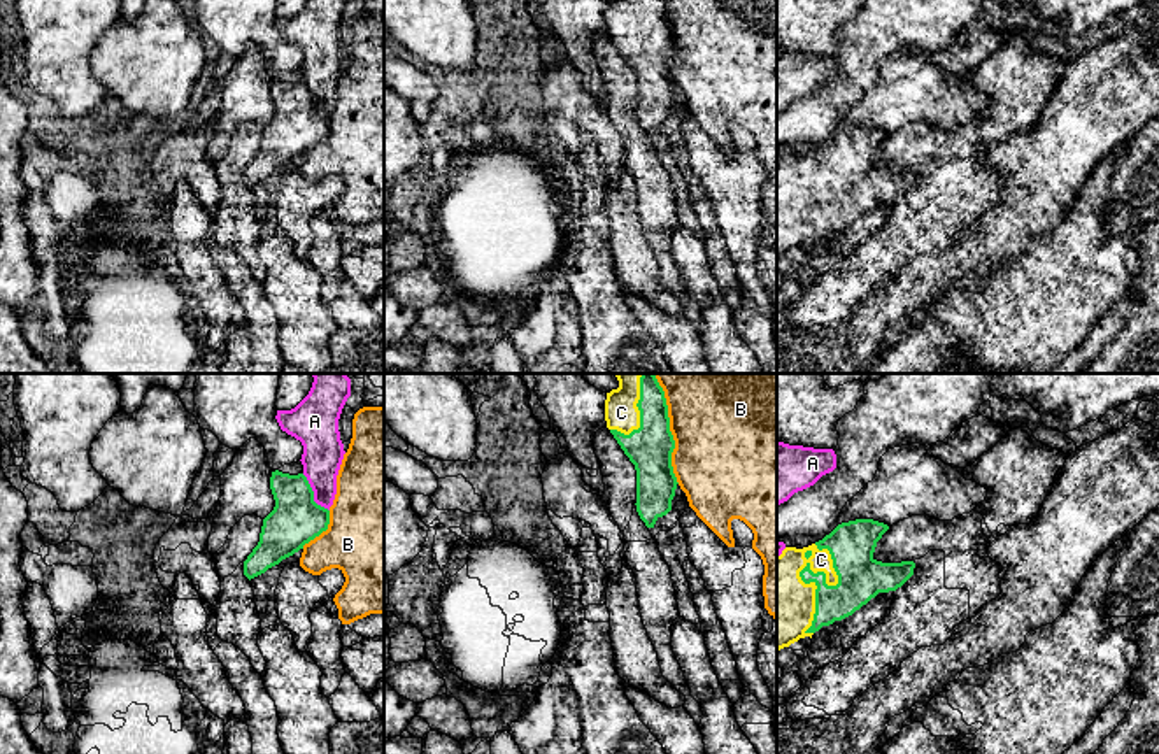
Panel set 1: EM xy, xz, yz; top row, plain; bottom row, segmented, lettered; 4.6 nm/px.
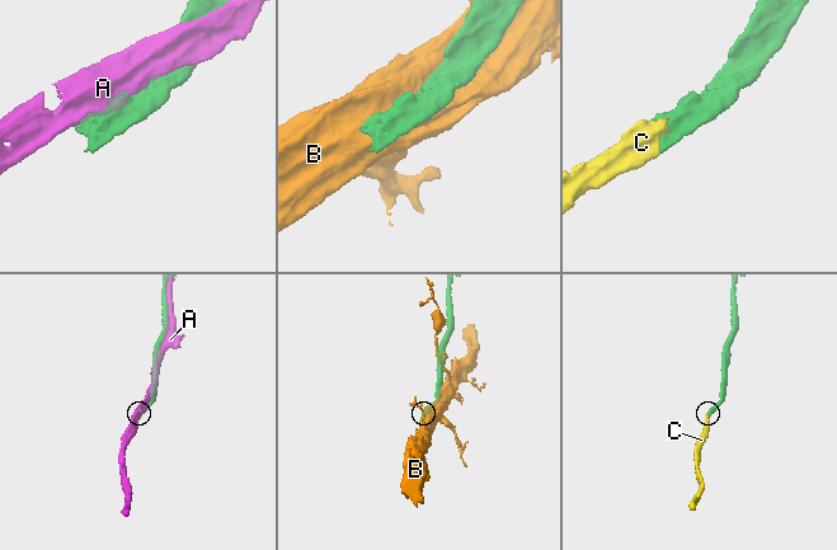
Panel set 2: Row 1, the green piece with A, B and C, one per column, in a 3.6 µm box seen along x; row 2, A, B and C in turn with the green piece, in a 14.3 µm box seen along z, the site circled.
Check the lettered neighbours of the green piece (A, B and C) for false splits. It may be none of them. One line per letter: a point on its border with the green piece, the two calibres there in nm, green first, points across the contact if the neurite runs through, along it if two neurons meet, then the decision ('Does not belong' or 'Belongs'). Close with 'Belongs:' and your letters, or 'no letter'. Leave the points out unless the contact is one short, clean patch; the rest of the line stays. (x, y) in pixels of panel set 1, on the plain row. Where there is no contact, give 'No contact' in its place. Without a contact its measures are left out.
A: Touches green at xy (312, 102). Thickness 240 nm (green) against 190 nm. Does not belong
B: Touches green at xz (672, 46). Thickness 200 nm (green) against 480 nm. Does not belong
C: Touches green at yz (809, 176). Thickness 220 nm (green) against 340 nm. Belongs
Belongs: C

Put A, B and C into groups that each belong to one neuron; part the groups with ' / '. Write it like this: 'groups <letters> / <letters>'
groups A / B / C

